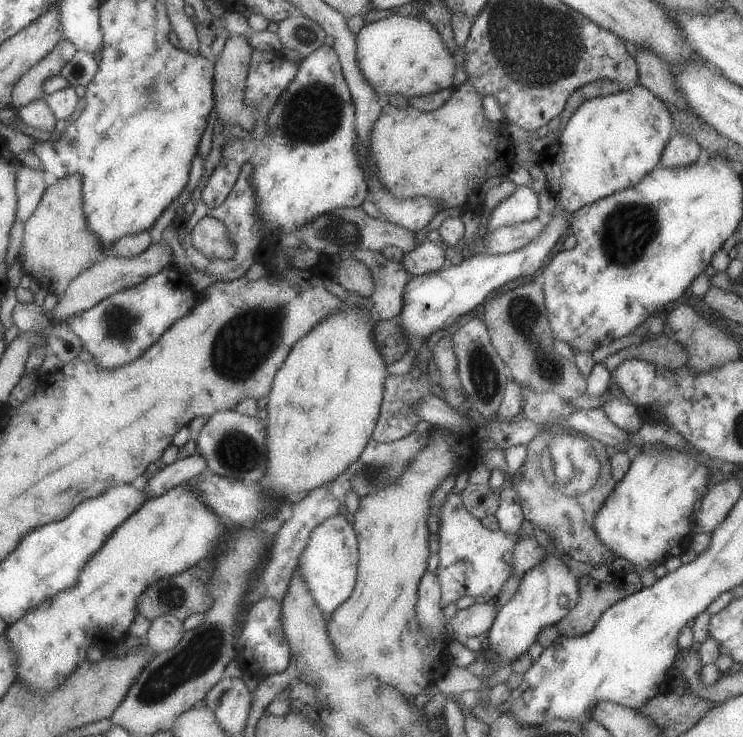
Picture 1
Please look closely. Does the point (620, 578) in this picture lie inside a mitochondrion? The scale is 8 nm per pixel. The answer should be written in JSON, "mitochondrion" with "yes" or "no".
{"mitochondrion":"no"}

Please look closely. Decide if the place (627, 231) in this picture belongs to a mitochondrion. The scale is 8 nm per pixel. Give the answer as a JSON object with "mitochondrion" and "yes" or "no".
{"mitochondrion":"yes"}

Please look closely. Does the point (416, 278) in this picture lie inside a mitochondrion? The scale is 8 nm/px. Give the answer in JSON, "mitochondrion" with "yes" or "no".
{"mitochondrion":"no"}

